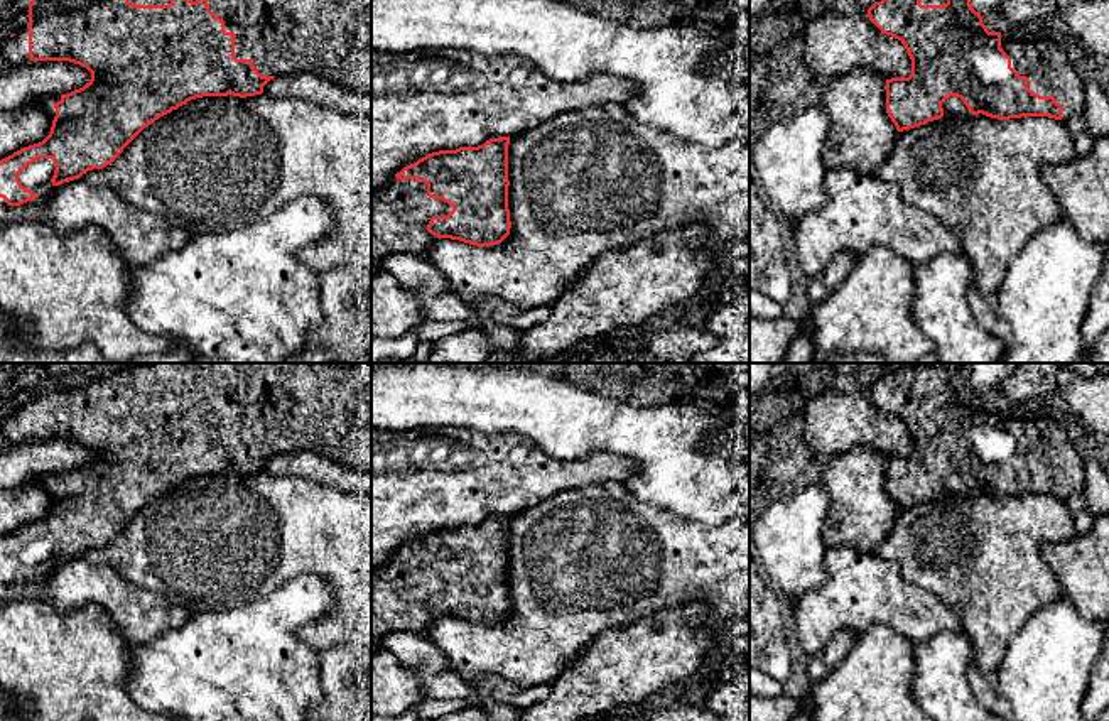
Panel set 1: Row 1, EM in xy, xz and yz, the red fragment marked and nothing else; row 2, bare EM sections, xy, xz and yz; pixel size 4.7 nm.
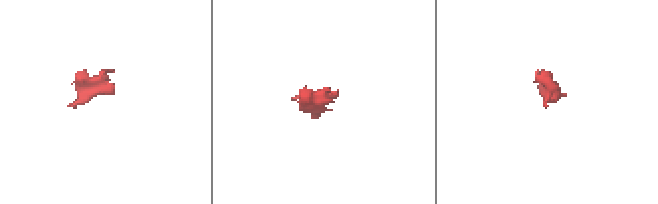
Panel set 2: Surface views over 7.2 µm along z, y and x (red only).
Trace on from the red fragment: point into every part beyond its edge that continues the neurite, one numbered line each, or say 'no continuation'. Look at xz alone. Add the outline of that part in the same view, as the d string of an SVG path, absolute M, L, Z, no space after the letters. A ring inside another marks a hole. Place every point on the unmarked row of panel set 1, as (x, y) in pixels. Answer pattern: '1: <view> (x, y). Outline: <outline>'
1: xz (400, 588). Outline: M392 554L385 562L371 569L371 652L383 648L383 640L393 632L425 635L441 616L427 610L432 594L447 594L452 584L442 577L427 574L427 562L417 557L400 559Z

